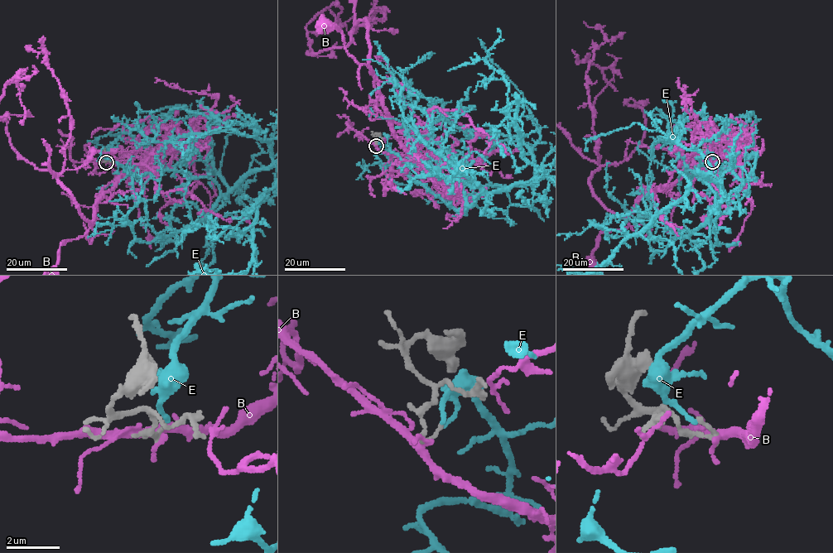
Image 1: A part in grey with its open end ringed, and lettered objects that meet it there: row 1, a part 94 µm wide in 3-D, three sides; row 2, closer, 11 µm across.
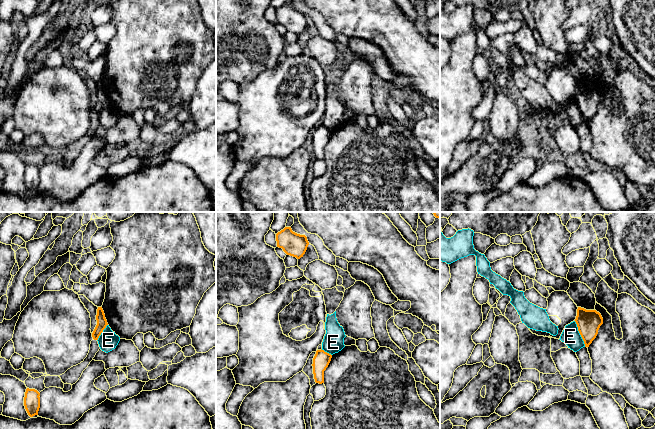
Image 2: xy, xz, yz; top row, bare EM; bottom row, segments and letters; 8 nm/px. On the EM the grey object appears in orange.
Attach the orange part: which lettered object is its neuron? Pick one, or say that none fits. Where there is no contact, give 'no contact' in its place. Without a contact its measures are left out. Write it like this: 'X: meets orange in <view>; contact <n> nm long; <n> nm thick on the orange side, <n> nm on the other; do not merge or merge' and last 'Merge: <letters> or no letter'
B: no contact; do not merge
E: meets orange in yz; contact 220 nm long; 190 nm thick on the orange side, 150 nm on the other; do not merge
Merge: no letter

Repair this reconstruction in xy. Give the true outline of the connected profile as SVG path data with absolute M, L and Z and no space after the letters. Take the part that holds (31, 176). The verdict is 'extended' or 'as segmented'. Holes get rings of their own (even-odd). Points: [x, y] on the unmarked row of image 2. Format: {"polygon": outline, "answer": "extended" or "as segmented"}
{"polygon": "M26 165L24 182L30 193L38 191L40 184L40 169L35 165Z", "answer": "as segmented"}

